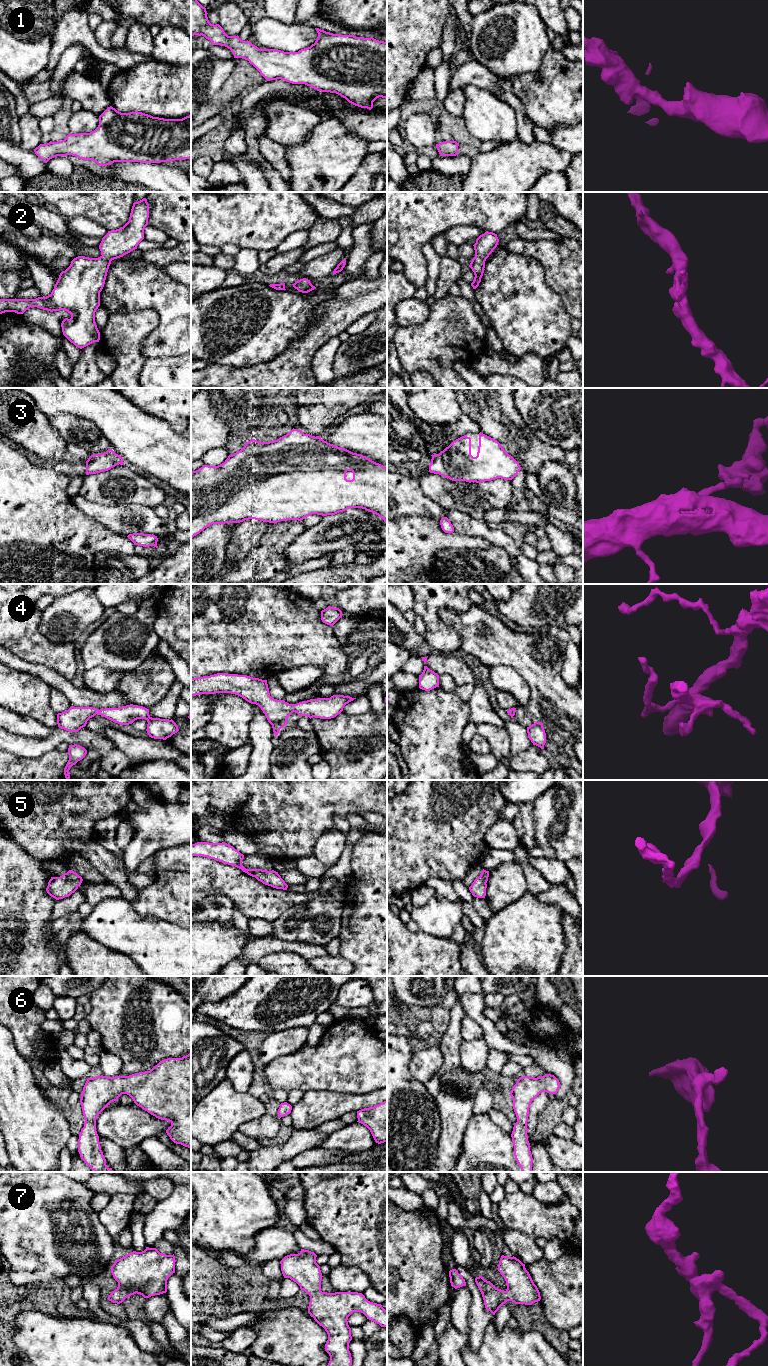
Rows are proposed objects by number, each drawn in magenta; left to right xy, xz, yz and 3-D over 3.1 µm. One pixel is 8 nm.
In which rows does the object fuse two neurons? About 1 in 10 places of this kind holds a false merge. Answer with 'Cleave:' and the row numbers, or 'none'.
Cleave: none

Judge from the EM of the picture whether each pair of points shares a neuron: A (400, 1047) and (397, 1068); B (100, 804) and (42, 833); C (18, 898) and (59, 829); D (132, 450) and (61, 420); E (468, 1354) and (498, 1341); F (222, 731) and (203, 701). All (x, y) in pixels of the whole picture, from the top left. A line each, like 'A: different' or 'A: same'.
A: same
B: same
C: different
D: different
E: same
F: different

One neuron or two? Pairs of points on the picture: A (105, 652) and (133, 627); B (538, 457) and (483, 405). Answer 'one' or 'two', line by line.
A: one
B: one

